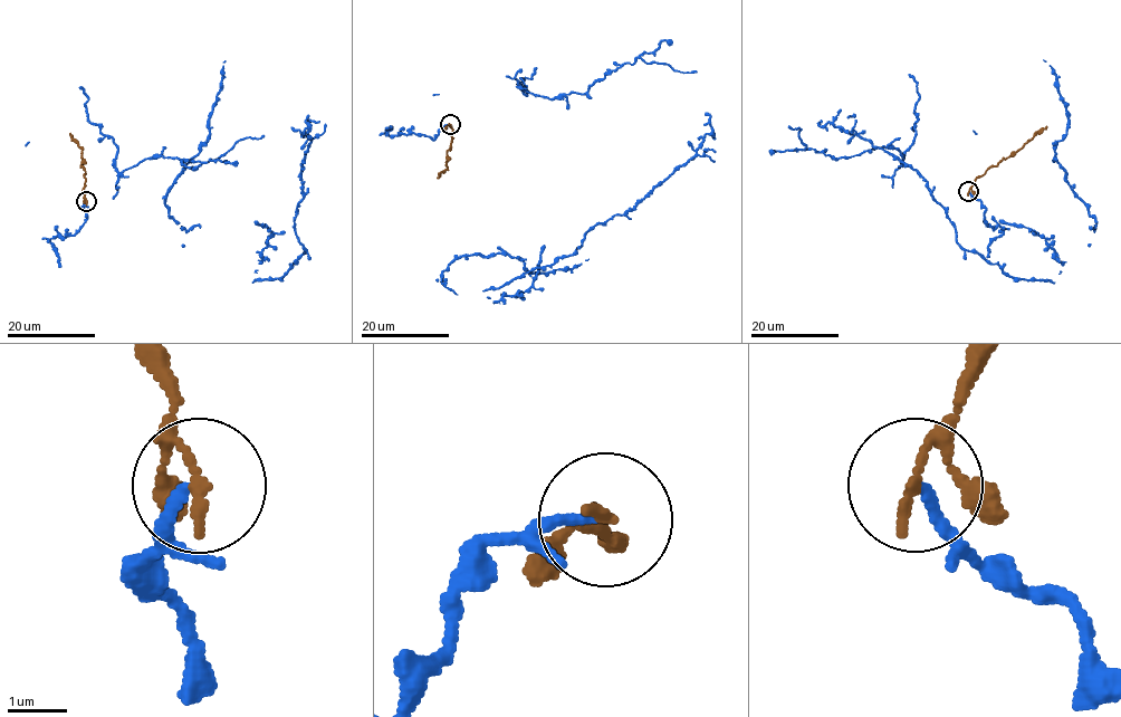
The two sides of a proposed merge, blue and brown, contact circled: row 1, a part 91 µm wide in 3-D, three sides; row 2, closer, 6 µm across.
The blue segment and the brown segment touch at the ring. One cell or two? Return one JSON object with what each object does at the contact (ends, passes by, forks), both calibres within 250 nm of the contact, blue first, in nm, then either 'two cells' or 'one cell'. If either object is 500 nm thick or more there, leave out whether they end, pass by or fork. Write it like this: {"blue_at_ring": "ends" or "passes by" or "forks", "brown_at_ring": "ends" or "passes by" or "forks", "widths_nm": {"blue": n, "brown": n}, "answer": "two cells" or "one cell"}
{"blue_at_ring": "ends", "brown_at_ring": "passes by", "widths_nm": {"blue": 180, "brown": 140}, "answer": "two cells"}

